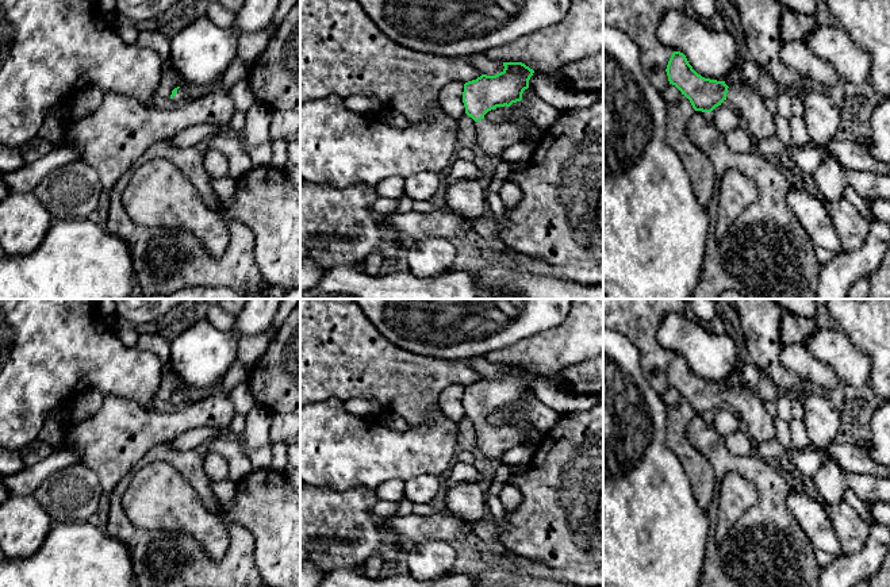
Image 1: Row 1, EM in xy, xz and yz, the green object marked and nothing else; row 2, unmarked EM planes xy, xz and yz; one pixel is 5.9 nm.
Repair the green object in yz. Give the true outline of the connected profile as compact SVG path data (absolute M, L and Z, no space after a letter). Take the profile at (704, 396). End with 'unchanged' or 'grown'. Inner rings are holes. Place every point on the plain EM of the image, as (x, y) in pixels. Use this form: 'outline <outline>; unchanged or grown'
outline M680 354L672 356L665 375L670 387L690 403L695 414L711 415L726 403L739 415L751 441L760 444L775 437L774 418L751 388L728 390L725 384L705 381Z; grown

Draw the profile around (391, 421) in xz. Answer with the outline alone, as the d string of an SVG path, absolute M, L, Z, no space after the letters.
M388 413L380 417L377 422L381 426L392 429L395 431L406 431L408 427L407 422L402 417Z

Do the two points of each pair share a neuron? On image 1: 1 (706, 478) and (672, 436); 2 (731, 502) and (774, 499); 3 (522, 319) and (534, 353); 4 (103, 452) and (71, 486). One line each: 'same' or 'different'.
1: same
2: different
3: different
4: different

